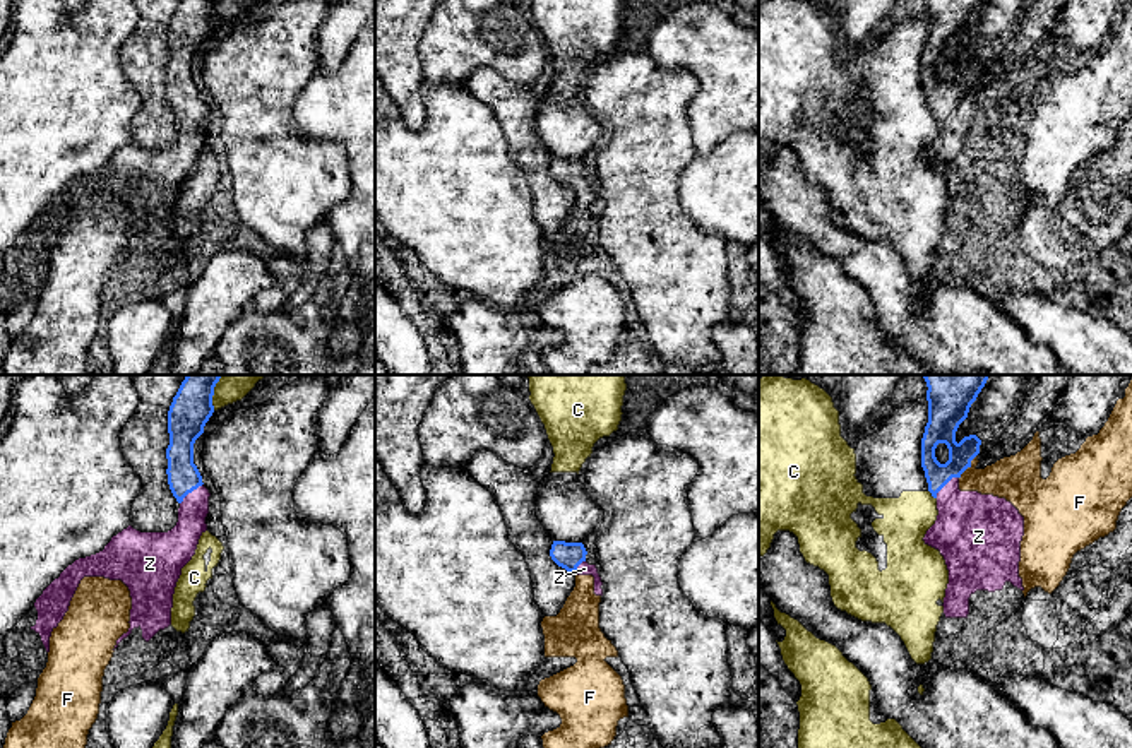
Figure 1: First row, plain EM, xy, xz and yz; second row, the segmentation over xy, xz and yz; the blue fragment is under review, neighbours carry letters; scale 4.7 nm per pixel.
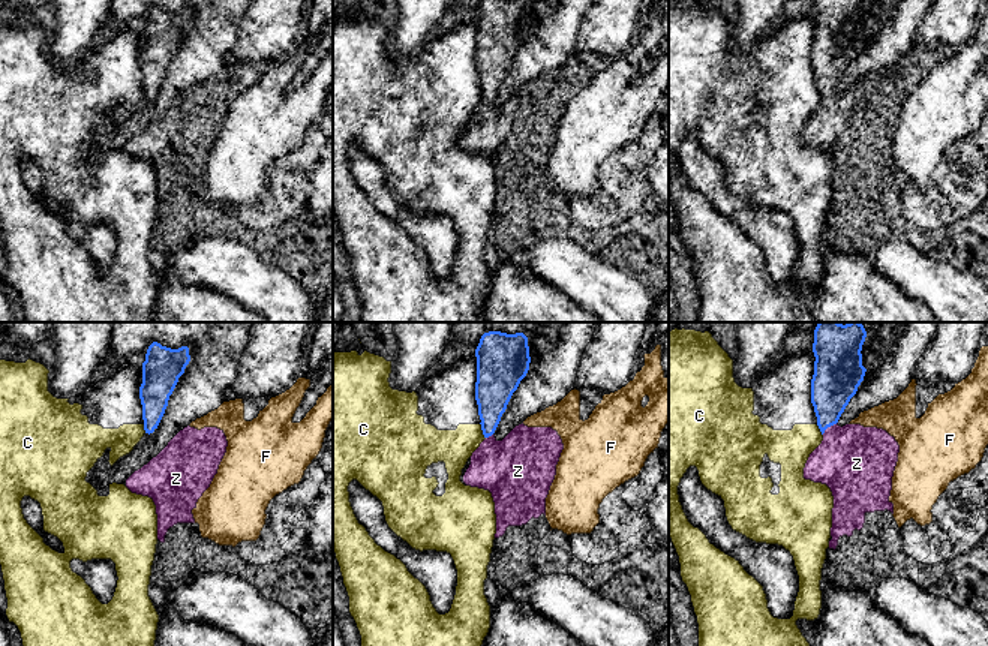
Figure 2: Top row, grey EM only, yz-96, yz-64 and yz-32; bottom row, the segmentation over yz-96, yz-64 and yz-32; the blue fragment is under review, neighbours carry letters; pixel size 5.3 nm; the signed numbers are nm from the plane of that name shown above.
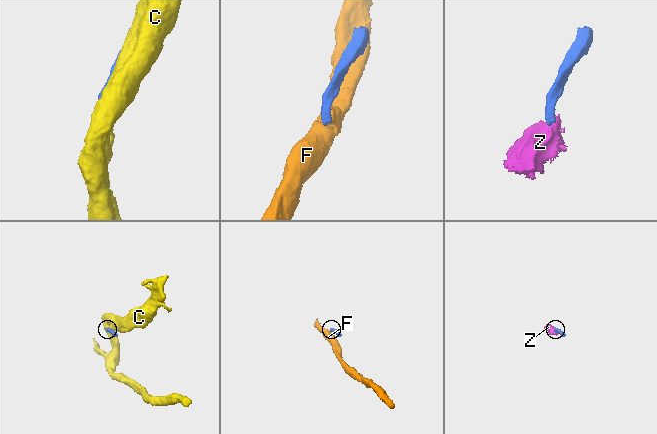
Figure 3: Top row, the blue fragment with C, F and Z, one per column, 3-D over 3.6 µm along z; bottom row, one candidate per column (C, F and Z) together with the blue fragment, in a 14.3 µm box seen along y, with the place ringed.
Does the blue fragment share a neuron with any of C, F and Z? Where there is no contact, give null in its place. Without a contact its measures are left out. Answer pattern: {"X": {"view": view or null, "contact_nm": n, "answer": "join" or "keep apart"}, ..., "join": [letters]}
{"C": {"view": "yz", "contact_nm": 60, "answer": "keep apart"}, "F": {"view": "yz", "contact_nm": 150, "answer": "keep apart"}, "Z": {"view": "yz", "contact_nm": 150, "answer": "join"}, "join": ["Z"]}

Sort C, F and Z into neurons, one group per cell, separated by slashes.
C / F / Z

